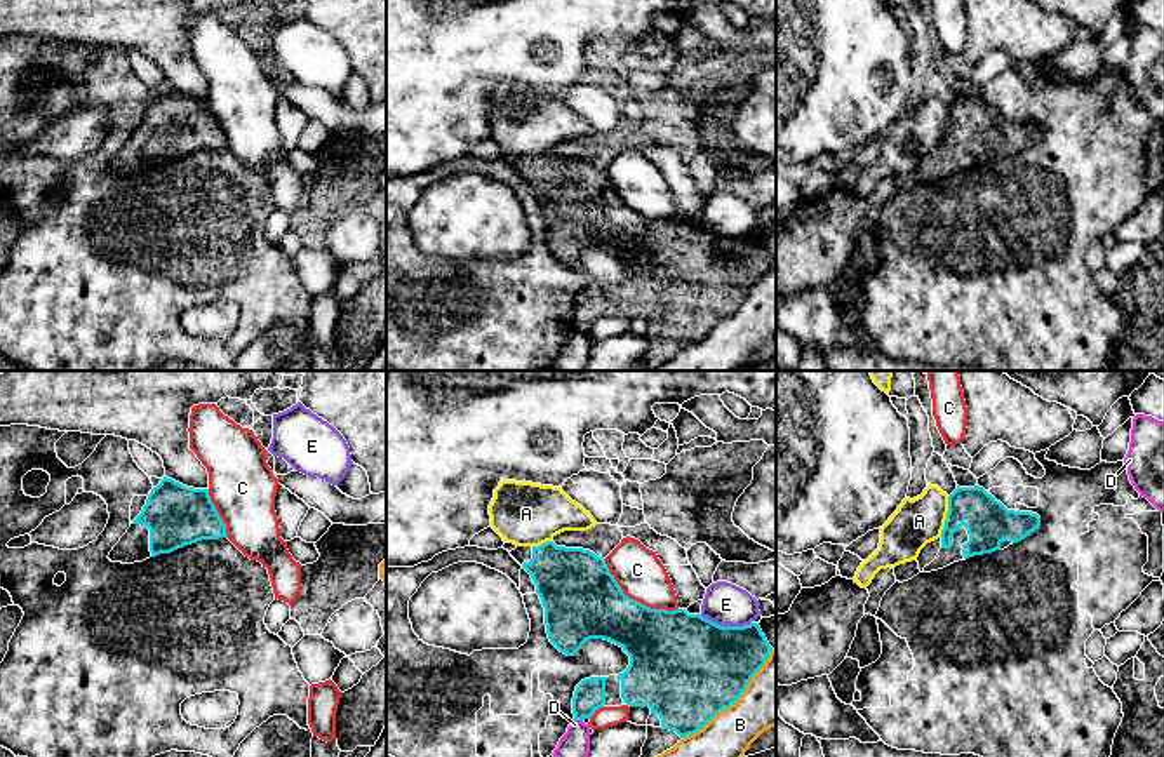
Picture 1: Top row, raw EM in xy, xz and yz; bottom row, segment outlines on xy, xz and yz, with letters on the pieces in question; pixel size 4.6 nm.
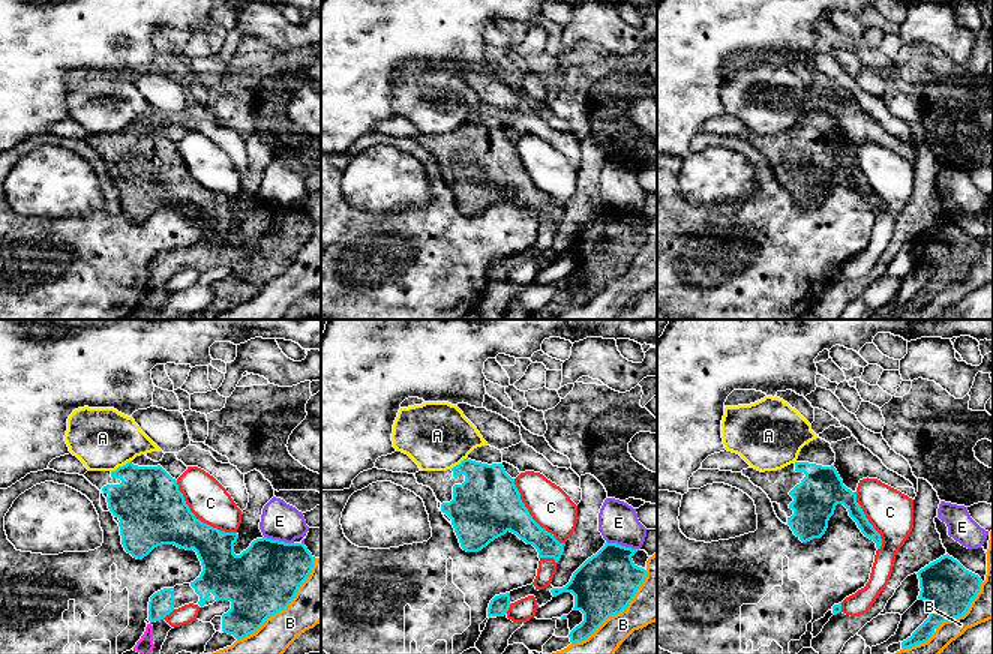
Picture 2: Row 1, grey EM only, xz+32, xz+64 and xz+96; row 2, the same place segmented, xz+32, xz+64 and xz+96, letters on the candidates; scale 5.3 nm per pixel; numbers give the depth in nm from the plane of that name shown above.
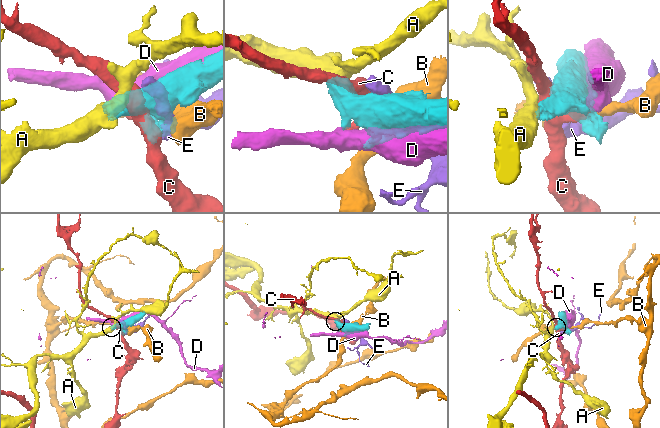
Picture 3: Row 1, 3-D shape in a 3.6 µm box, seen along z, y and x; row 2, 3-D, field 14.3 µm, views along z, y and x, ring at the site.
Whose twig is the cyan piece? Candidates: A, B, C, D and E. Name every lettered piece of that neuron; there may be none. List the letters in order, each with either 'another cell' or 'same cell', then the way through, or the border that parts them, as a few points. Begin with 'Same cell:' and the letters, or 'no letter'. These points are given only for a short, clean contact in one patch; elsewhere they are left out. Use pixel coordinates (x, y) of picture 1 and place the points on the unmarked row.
Same cell: no letter
A: another cell; border yz (949, 107), (949, 122), (940, 147)
B: another cell
C: another cell
D: another cell
E: another cell

